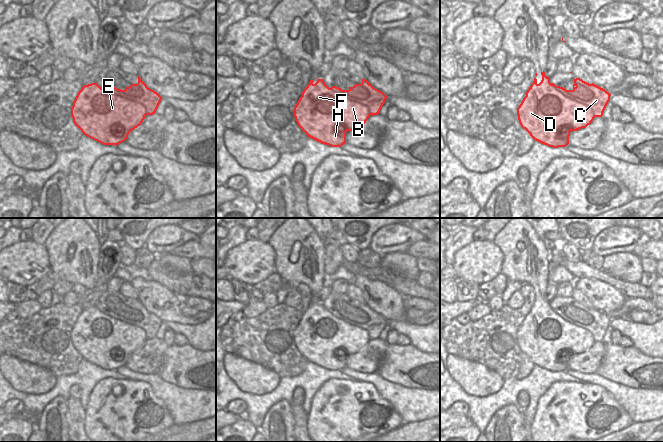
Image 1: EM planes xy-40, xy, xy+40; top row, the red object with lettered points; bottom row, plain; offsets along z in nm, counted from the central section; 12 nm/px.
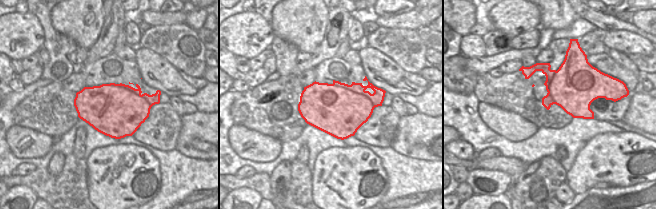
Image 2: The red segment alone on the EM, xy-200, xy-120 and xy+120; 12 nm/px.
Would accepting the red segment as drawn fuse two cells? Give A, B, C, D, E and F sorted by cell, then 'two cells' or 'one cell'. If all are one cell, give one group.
A B C D E F | one cell

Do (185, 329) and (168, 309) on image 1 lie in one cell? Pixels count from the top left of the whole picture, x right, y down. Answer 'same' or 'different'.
different

